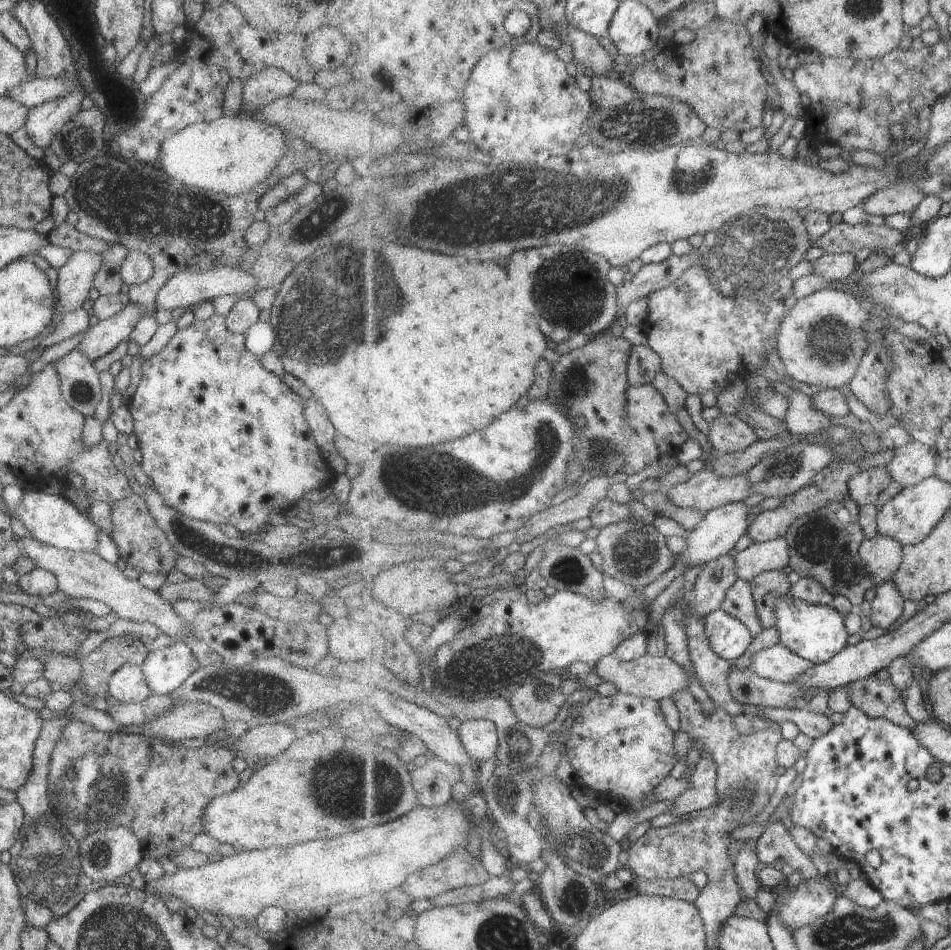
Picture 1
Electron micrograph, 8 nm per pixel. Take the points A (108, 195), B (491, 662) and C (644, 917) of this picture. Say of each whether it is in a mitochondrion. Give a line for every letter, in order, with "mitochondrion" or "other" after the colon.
A: mitochondrion
B: mitochondrion
C: other

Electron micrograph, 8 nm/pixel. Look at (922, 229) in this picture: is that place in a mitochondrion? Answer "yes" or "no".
no

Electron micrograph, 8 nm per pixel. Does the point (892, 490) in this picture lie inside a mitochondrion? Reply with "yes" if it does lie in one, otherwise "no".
no

